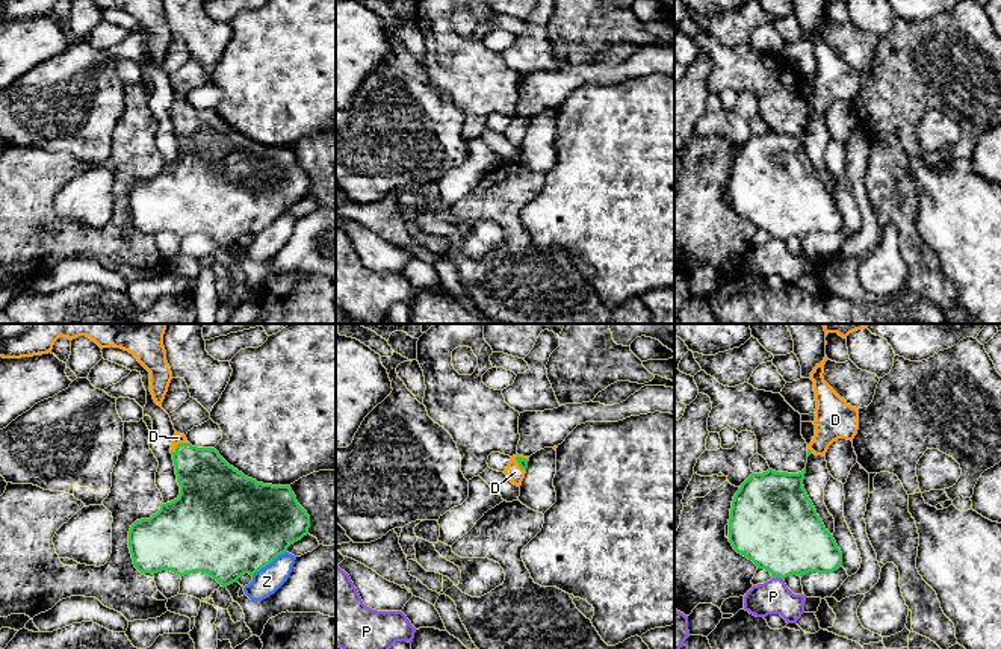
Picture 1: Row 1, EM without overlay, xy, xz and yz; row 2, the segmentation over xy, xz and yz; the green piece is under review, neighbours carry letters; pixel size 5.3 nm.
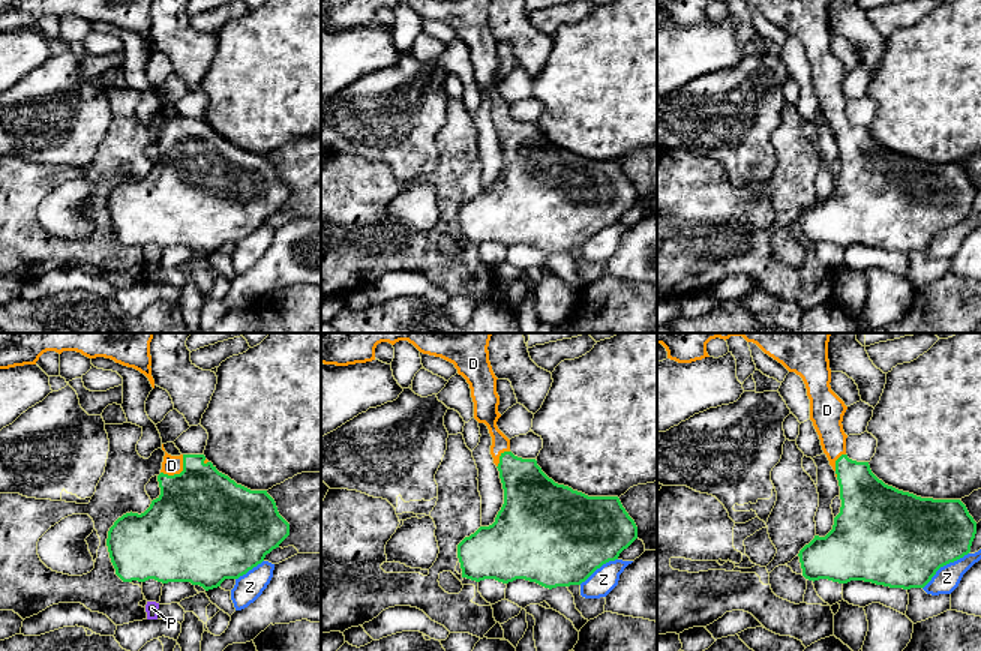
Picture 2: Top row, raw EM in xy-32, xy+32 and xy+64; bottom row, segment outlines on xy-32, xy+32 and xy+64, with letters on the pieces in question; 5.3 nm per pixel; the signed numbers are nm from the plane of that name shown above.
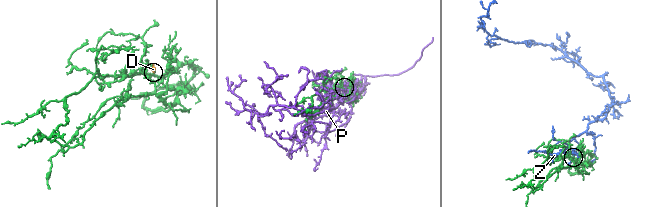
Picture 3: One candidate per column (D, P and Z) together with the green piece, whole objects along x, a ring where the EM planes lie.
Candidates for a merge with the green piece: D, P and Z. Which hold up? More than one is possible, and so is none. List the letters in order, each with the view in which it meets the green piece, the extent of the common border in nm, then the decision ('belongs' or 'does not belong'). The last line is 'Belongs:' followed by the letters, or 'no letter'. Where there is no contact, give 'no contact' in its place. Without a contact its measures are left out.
D: contact in xy; length 110 nm; belongs
P: contact in yz; length 60 nm; does not belong
Z: contact in xy; length 220 nm; does not belong
Belongs: D

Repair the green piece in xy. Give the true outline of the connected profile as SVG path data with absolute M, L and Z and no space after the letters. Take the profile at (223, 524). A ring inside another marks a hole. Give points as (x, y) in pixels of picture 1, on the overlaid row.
M175 431L171 442L180 495L162 504L150 519L136 520L129 531L129 548L135 567L141 573L171 570L180 576L201 572L227 587L245 575L254 575L272 563L287 548L308 534L310 516L298 504L289 486L257 483L230 466L215 448L192 446L184 434Z

